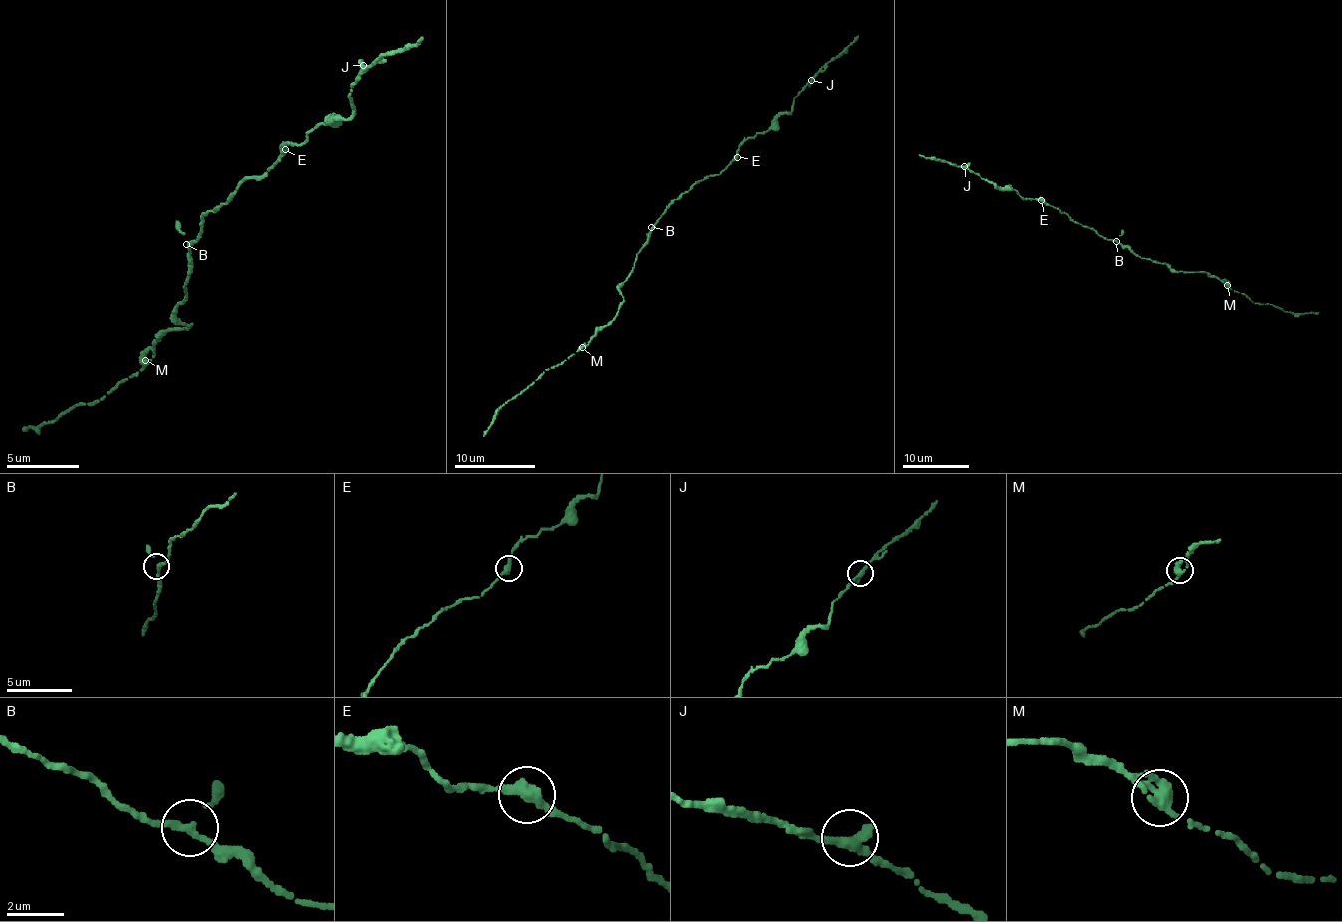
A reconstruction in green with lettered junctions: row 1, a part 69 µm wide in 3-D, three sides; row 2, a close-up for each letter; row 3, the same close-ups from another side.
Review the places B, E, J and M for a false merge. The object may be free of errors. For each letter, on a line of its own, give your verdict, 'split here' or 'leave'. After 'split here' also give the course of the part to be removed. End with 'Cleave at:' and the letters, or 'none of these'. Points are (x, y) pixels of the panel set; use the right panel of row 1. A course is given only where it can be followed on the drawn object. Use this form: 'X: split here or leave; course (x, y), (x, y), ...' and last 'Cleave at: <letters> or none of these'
B: leave
E: leave
J: leave
M: leave
Cleave at: none of these

